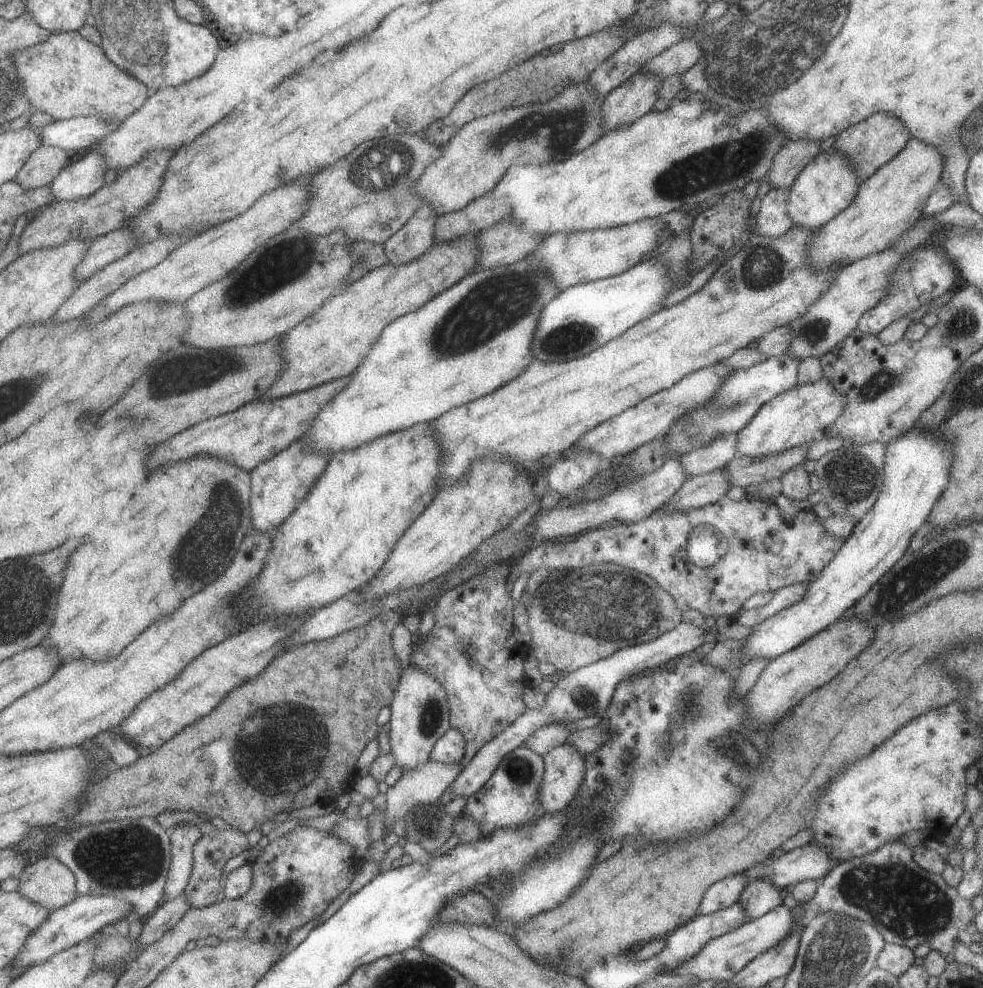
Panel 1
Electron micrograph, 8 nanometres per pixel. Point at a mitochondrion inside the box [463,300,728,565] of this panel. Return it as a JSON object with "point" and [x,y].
{"point":[573,339]}

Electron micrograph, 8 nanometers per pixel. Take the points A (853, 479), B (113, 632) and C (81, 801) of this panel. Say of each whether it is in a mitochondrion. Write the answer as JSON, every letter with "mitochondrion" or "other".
{"A":"mitochondrion","B":"other","C":"other"}

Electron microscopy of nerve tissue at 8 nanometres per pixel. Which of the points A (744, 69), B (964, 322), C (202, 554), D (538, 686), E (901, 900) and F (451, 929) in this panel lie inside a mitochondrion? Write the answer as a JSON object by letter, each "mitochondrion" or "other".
{"A":"mitochondrion","B":"mitochondrion","C":"mitochondrion","D":"other","E":"mitochondrion","F":"other"}

